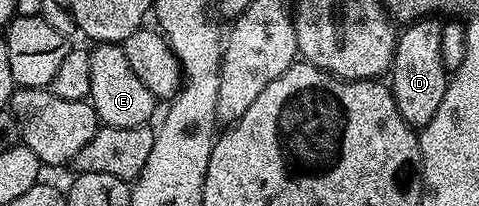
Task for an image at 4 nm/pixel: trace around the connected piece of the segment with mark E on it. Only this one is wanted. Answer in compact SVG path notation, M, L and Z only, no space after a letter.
M97 43L89 49L89 58L91 91L88 100L97 113L98 122L111 127L149 125L159 101L151 91L147 91L147 87L143 87L139 75L131 71L131 63L127 63L124 48L117 43Z

